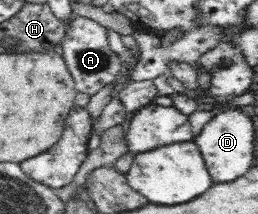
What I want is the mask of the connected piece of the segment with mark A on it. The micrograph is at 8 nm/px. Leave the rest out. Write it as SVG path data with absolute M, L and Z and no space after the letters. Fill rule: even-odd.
M76 16L61 40L63 41L61 56L66 61L78 92L93 96L95 93L99 93L105 85L113 83L115 77L121 73L123 59L119 58L120 55L117 52L109 49L107 28L94 20Z

